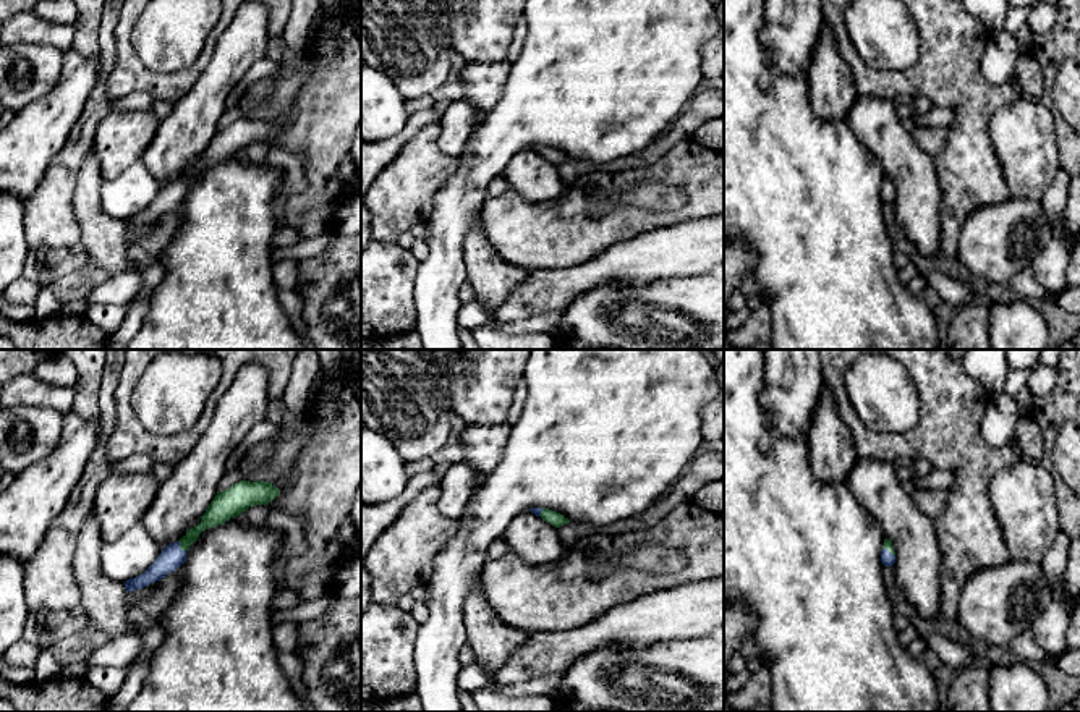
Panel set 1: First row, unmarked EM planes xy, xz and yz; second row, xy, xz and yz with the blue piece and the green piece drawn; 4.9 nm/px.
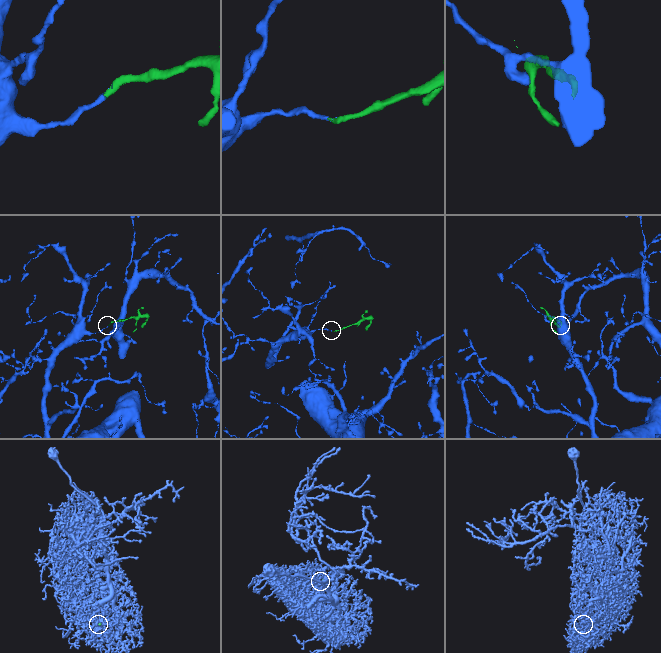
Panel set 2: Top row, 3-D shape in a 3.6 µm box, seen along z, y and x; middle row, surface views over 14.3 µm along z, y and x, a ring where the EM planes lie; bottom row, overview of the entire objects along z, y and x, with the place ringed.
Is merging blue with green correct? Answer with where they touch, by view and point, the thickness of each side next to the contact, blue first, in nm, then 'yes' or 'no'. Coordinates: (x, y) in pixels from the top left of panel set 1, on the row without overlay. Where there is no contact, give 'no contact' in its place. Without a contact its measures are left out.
contact xy (178, 185); calibres 120 and 110 nm; yes

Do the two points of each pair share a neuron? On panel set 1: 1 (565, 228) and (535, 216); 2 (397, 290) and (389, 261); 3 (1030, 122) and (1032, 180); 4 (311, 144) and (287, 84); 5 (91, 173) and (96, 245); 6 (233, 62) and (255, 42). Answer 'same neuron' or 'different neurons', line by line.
1: same neuron
2: same neuron
3: same neuron
4: different neurons
5: same neuron
6: same neuron

